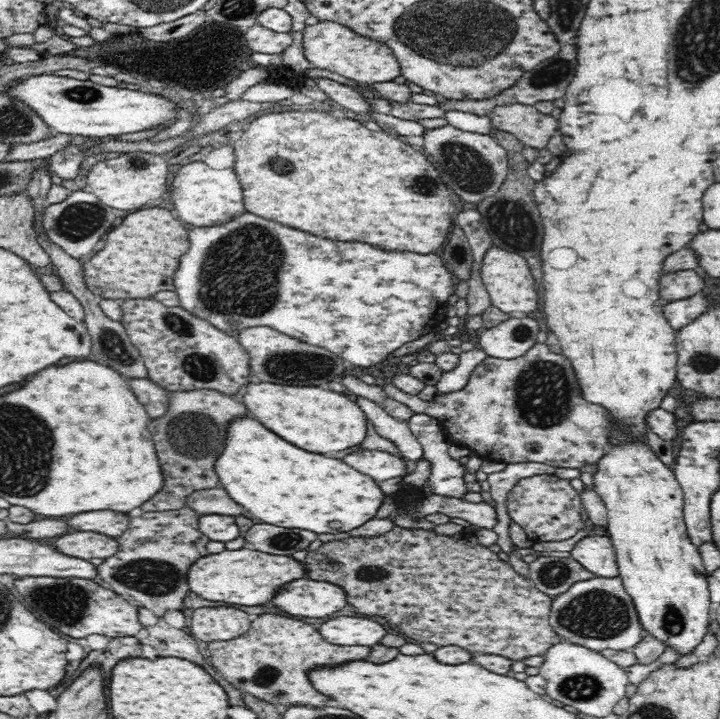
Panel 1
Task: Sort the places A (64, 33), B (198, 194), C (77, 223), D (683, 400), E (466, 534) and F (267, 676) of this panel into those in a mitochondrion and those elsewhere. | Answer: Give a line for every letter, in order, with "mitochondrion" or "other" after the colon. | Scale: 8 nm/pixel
A: other
B: other
C: mitochondrion
D: other
E: other
F: mitochondrion

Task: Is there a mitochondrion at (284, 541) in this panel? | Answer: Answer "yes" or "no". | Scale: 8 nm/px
yes

